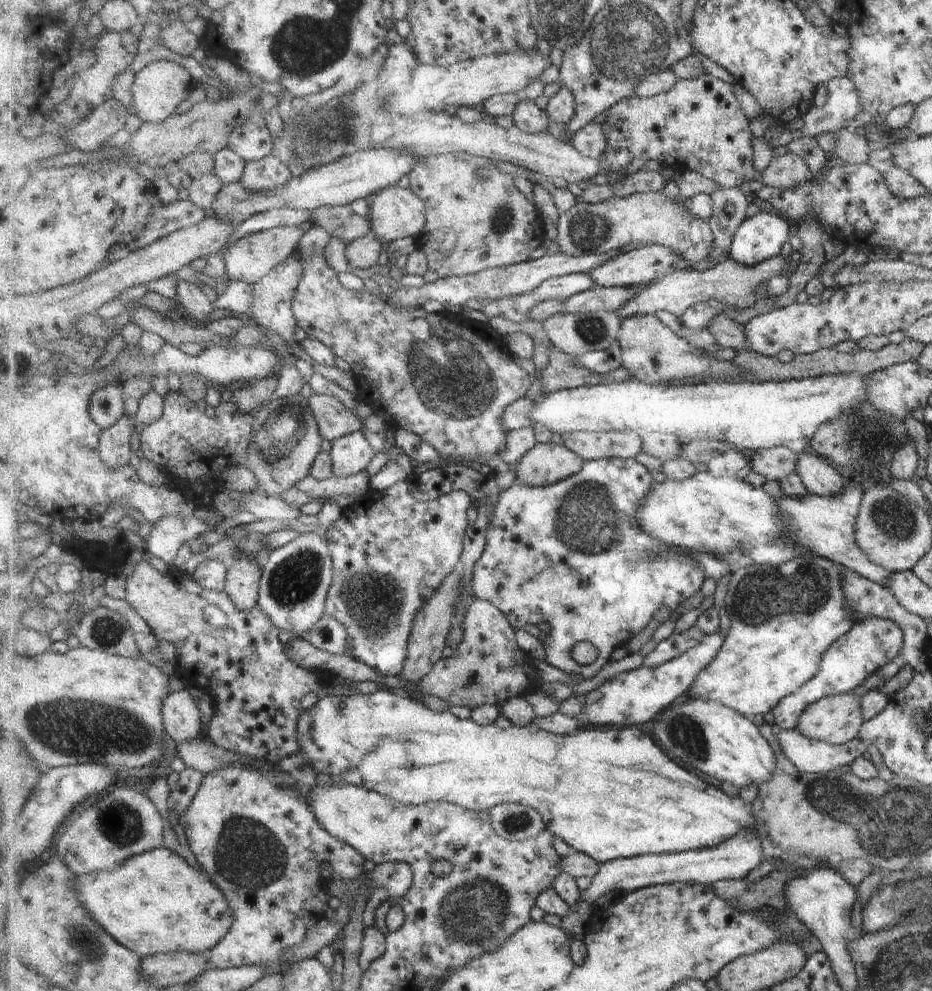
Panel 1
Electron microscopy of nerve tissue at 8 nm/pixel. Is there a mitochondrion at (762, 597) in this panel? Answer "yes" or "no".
yes

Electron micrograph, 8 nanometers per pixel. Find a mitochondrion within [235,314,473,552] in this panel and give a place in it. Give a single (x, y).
(279, 437)

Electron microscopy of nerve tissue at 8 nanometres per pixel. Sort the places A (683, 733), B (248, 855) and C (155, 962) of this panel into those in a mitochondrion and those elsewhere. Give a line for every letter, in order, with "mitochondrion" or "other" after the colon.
A: mitochondrion
B: mitochondrion
C: other

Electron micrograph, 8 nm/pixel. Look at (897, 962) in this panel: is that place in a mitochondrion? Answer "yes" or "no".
yes

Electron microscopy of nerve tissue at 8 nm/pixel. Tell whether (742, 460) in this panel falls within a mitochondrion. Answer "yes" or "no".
no

